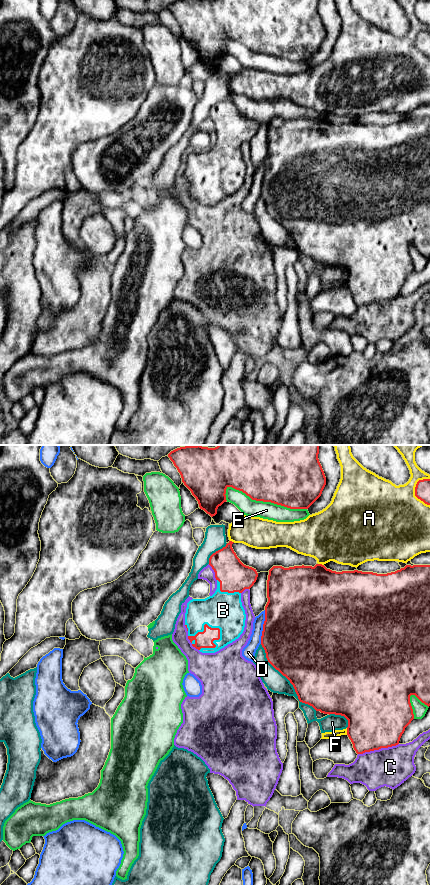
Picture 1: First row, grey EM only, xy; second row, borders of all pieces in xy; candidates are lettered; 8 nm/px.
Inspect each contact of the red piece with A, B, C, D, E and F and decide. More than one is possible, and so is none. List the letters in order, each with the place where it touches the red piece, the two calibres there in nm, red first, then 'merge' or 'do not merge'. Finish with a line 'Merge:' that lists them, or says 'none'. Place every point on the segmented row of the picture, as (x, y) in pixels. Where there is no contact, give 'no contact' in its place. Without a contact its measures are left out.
A: xy (415, 494) | 130/480 nm | do not merge
B: xy (204, 627) | 130/300 nm | merge
C: xy (378, 749) | 480/320 nm | do not merge
D: xy (263, 627) | 500/110 nm | do not merge
E: xy (266, 501) | 500/140 nm | do not merge
F: xy (288, 679) | 500/160 nm | do not merge
Merge: B

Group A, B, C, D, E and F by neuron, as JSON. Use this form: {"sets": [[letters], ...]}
{"sets": [["A"], ["B"], ["C"], ["D"], ["E"], ["F"]]}

